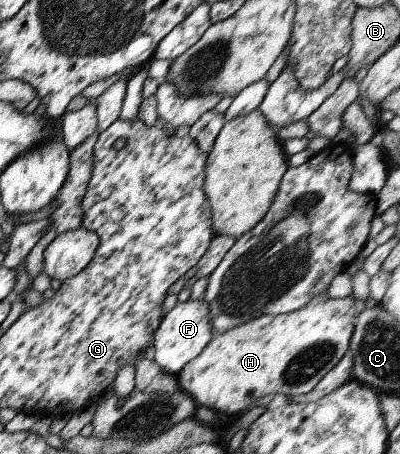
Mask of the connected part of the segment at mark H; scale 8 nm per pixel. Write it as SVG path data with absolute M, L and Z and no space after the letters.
M327 293L313 296L303 307L286 314L265 314L243 325L213 336L201 353L187 362L178 373L179 389L185 391L197 407L209 407L219 413L239 414L265 396L309 393L341 361L350 346L355 323L355 302L351 295L330 298Z

